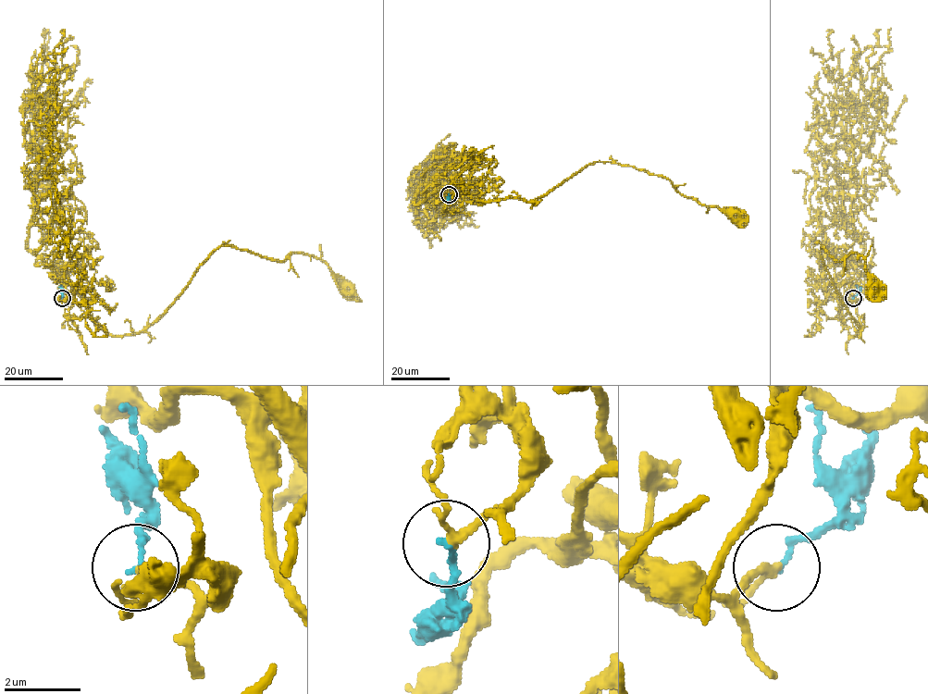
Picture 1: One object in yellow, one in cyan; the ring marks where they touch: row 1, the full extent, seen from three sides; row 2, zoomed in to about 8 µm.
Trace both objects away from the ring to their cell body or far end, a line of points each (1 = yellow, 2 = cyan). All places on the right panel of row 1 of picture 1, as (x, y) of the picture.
1: (853, 297), (835, 289), (847, 265), (857, 335), (821, 245), (835, 260), (860, 255), (873, 292)
2: (853, 297), (858, 293), (857, 285)

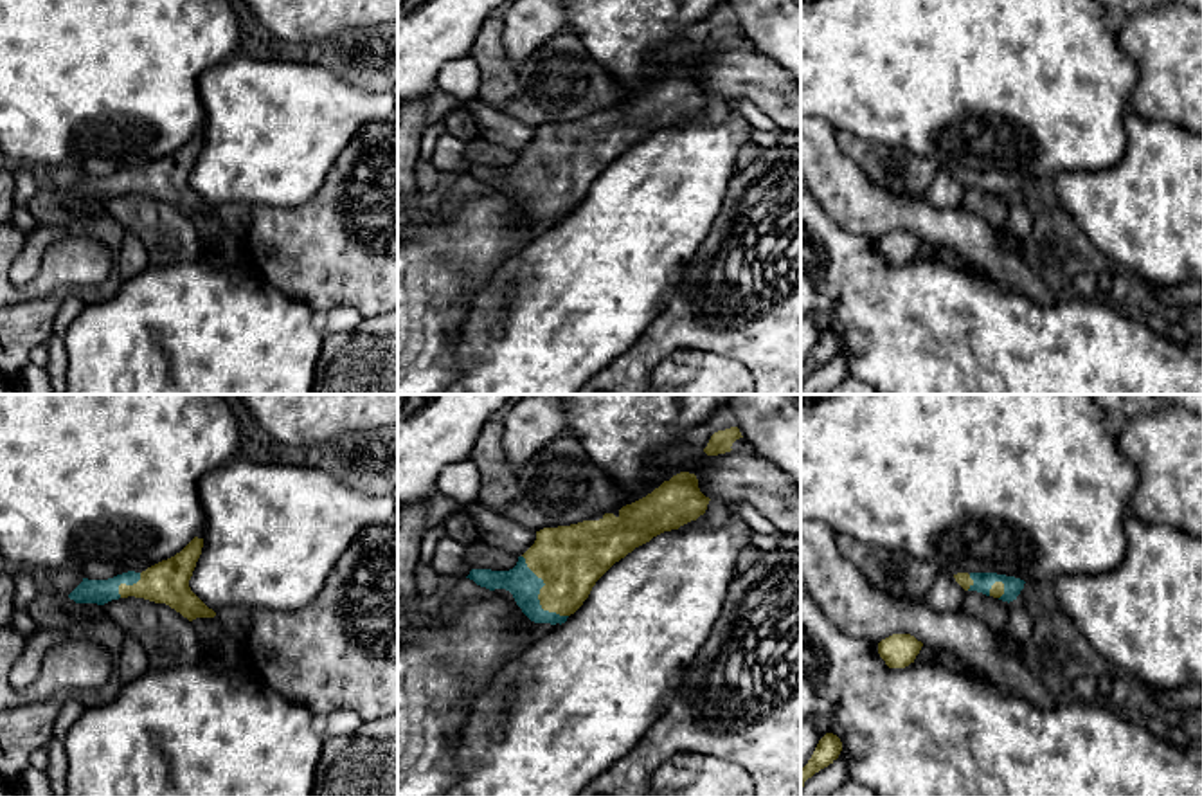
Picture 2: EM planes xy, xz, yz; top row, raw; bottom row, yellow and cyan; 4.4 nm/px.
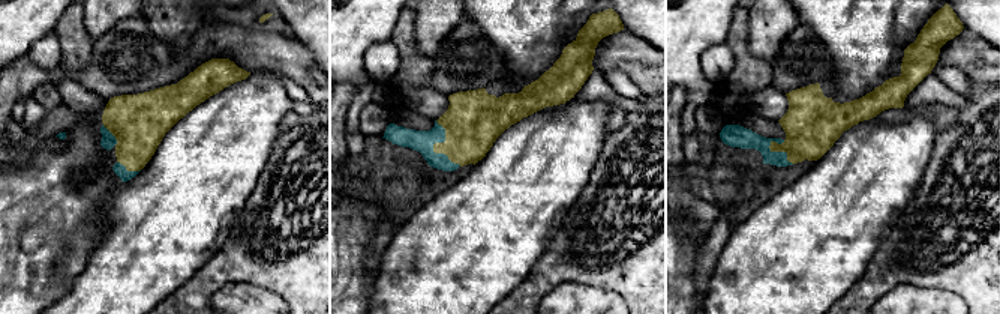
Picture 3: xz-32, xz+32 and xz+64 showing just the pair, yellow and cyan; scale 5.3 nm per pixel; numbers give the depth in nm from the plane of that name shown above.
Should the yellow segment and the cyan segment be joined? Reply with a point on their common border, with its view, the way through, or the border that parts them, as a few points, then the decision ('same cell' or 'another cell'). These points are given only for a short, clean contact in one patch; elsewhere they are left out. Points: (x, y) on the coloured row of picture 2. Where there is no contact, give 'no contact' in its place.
meets yellow in xz at (538, 595); runs through xz (571, 559), (538, 595), (529, 586), (524, 586); same cell

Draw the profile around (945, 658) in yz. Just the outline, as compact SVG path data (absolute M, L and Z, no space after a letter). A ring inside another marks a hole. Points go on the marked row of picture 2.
M934 648L932 663L941 665L941 666L945 666L945 668L952 668L952 670L955 670L955 672L964 672L964 674L972 675L973 679L986 681L984 675L968 670L968 668L964 666L964 663L963 663L954 652L950 652L950 650Z

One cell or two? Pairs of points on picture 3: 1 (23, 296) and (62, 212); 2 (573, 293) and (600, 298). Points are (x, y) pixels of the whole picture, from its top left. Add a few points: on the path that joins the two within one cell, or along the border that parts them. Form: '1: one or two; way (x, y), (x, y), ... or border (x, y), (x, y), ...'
1: one; way (23, 275), (23, 251), (41, 233)
2: one; way (579, 298), (594, 298)

